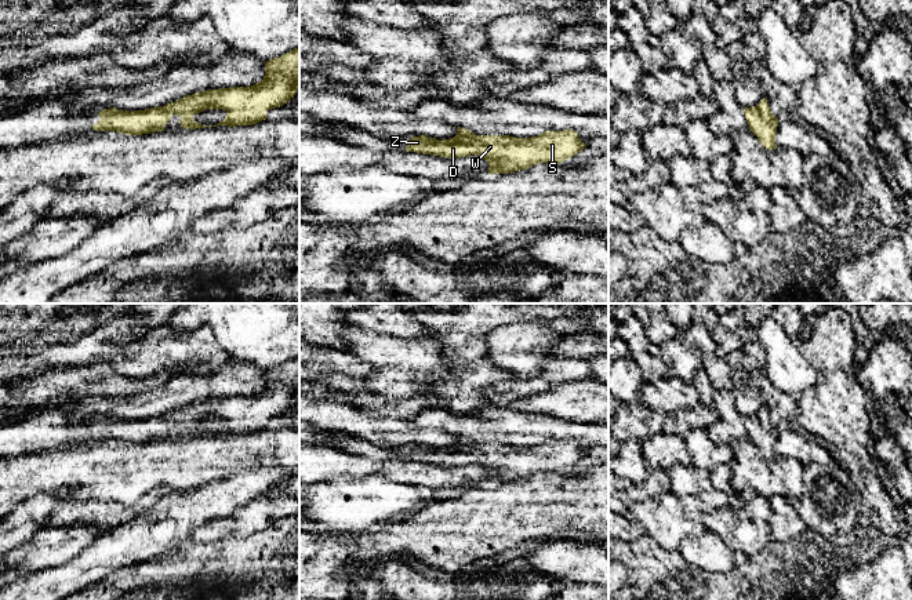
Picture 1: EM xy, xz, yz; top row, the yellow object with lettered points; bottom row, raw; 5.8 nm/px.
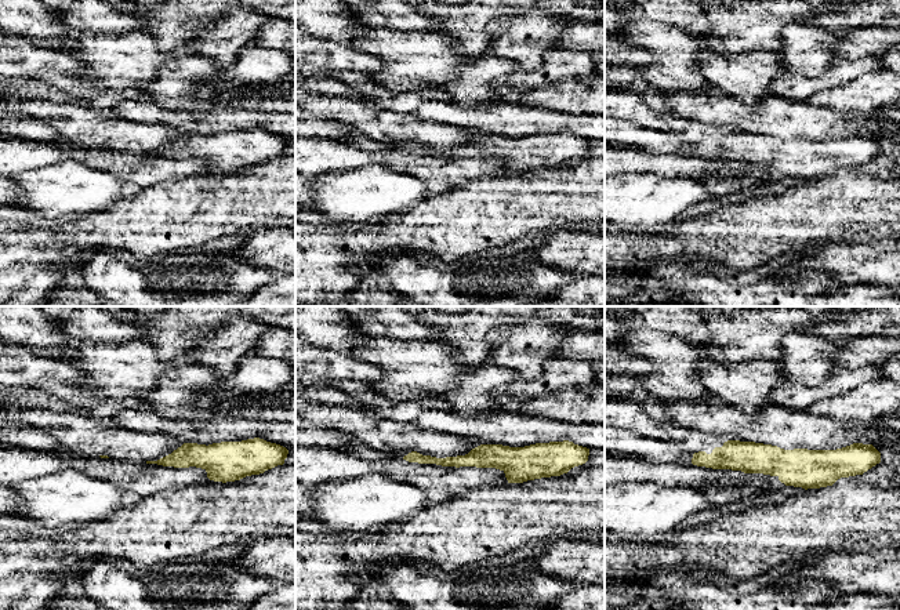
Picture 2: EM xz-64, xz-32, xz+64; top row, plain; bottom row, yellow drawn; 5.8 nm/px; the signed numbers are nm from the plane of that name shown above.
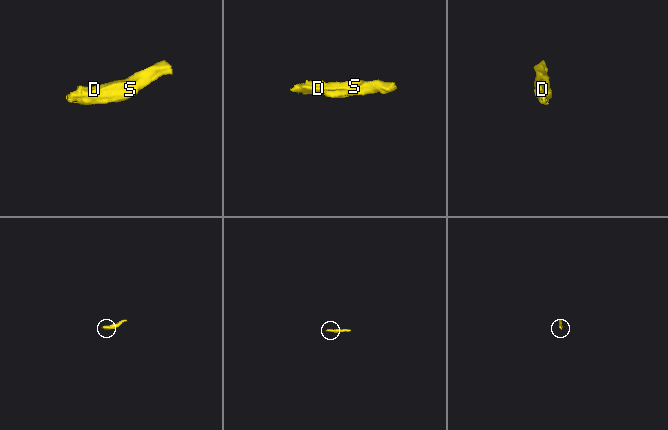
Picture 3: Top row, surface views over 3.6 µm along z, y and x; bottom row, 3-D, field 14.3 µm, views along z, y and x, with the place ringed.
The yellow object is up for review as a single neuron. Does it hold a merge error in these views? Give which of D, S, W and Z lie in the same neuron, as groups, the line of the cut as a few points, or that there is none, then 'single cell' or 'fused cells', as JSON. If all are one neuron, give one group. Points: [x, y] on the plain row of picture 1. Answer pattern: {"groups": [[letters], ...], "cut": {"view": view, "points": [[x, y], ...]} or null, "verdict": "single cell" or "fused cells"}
{"groups": [["D", "S", "W", "Z"]], "cut": null, "verdict": "single cell"}

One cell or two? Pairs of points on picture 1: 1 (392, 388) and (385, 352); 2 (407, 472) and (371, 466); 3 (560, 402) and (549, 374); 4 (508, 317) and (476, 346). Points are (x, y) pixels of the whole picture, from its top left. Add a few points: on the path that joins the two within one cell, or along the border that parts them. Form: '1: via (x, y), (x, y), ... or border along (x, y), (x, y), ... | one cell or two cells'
1: via (392, 380), (392, 360) | one cell
2: via (399, 471), (380, 468) | one cell
3: border along (585, 378), (560, 382), (523, 397) | two cells
4: via (497, 317), (476, 335) | one cell

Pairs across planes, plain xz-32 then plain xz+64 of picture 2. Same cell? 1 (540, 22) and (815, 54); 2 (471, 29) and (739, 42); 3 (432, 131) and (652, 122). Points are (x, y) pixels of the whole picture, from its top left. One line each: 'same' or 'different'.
1: same
2: same
3: same

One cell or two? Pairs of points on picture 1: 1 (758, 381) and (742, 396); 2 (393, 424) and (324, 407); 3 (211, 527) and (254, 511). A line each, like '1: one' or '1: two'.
1: two
2: one
3: one

